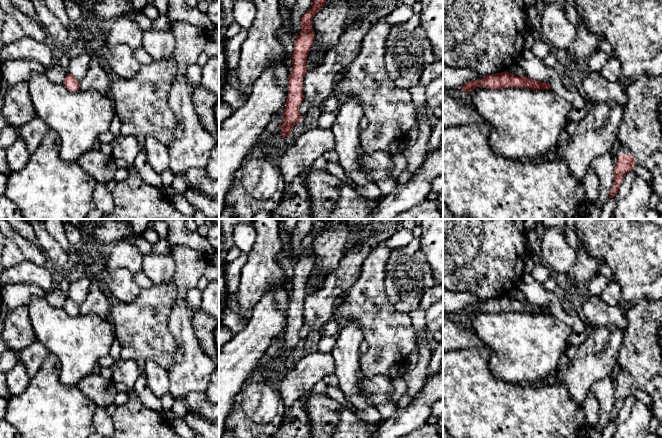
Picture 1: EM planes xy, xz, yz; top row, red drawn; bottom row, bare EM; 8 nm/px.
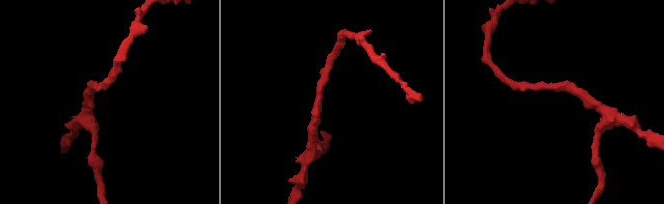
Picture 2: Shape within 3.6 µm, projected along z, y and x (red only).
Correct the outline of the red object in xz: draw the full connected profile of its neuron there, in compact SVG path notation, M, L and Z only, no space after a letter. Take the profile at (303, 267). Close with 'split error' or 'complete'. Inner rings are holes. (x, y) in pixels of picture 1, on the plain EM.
M317 219L313 222L313 230L306 236L301 243L301 257L294 266L294 275L292 278L293 292L289 299L287 309L288 319L285 334L282 338L283 346L280 358L284 361L291 359L291 353L301 346L299 330L301 329L303 319L303 302L306 298L306 285L308 277L314 266L314 256L312 254L312 243L320 235L326 226L325 219Z; complete

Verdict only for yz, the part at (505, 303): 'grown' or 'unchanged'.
unchanged

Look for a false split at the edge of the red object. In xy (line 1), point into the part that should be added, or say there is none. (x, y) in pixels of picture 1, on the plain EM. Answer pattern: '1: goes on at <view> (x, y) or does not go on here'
1: does not go on here

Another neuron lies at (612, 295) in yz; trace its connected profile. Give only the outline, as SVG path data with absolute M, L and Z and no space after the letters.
M612 281L600 294L601 299L609 305L619 305L622 304L622 293L620 285Z

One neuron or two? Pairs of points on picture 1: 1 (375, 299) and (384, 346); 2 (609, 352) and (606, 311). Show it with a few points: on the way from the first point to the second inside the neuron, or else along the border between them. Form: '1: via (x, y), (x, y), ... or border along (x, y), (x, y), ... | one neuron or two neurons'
1: via (378, 311), (378, 320), (384, 328), (384, 334) | one neuron
2: border along (595, 326), (620, 327), (624, 331) | two neurons

